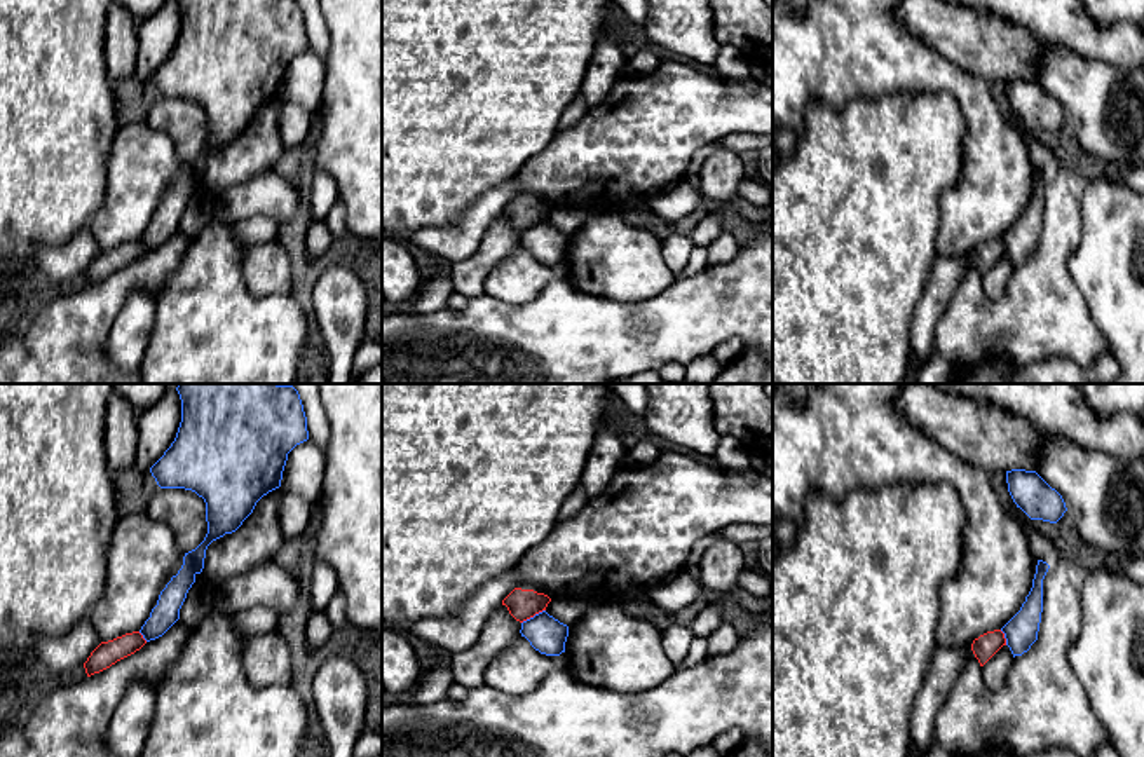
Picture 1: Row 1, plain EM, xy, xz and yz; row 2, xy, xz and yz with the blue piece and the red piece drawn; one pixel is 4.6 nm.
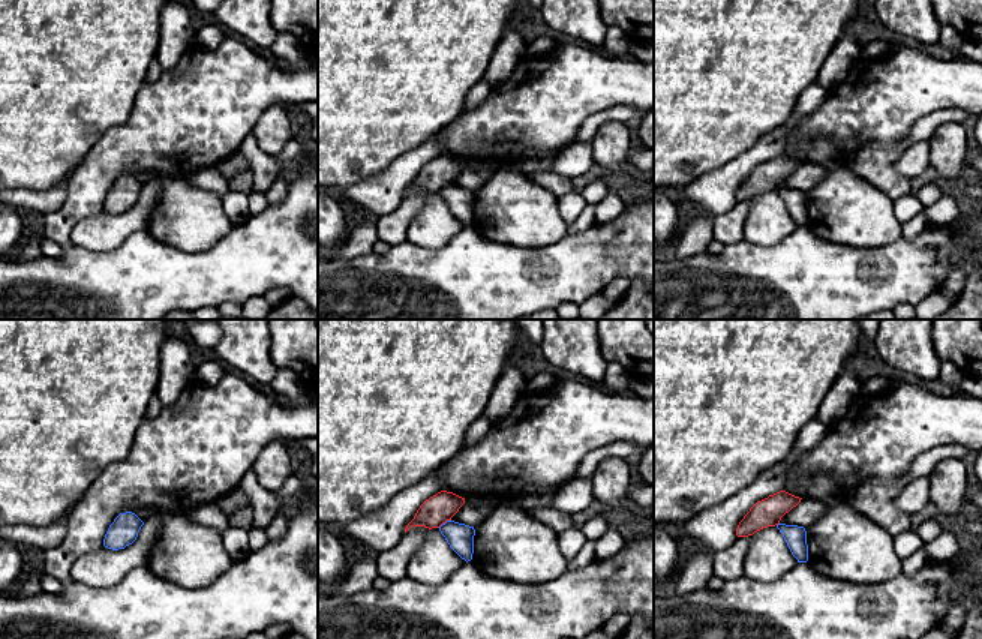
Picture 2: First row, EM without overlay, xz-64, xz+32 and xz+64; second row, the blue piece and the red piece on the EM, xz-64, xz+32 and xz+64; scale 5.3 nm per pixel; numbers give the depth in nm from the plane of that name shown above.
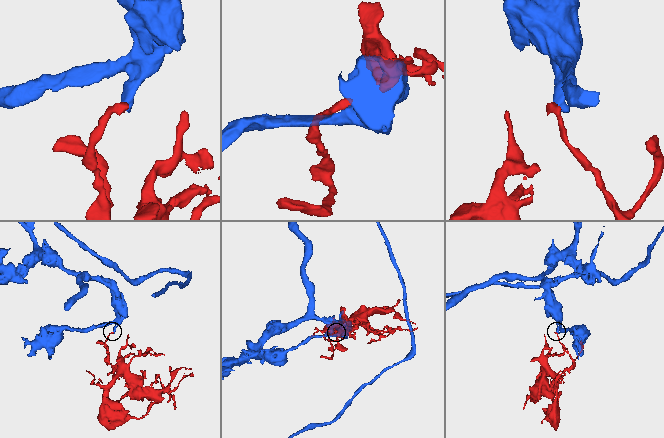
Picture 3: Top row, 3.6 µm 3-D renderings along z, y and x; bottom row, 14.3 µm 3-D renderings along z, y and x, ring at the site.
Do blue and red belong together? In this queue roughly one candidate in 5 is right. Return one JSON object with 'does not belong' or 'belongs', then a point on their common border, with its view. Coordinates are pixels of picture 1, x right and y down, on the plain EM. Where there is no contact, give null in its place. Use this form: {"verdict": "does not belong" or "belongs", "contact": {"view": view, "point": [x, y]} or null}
{"verdict": "does not belong", "contact": {"view": "xz", "point": [534, 225]}}

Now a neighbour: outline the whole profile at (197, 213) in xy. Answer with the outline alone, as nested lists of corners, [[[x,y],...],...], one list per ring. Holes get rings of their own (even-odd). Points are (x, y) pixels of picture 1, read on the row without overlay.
[[[201,185],[197,192],[187,202],[187,208],[180,218],[180,227],[188,230],[197,230],[206,227],[213,220],[213,195],[206,187]]]

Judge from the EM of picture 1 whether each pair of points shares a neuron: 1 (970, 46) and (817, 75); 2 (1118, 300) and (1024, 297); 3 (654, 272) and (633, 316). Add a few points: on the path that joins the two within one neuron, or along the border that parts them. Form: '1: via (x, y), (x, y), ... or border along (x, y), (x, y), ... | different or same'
1: border along (905, 27), (946, 58), (973, 74) | different
2: border along (1068, 260), (1071, 281), (1103, 335) | different
3: border along (675, 278), (646, 299), (600, 297) | different

